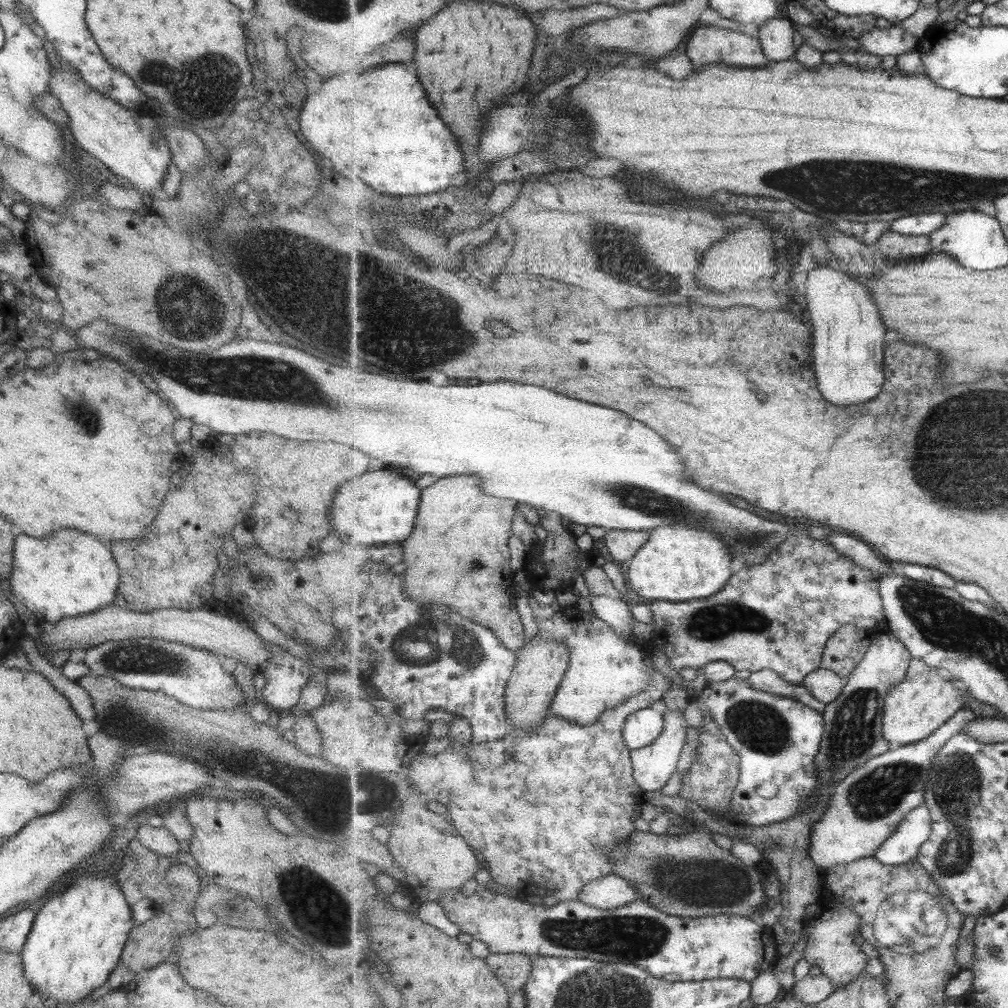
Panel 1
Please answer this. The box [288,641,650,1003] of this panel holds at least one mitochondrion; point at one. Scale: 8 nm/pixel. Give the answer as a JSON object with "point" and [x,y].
{"point":[330,920]}

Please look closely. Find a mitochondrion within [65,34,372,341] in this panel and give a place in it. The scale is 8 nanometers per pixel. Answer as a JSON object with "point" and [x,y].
{"point":[208,80]}

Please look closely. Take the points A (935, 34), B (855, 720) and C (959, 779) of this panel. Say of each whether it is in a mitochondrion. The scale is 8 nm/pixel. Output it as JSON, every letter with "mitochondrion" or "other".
{"A":"other","B":"mitochondrion","C":"mitochondrion"}

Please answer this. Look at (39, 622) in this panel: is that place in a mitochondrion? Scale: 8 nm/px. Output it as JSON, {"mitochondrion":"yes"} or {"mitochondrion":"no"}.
{"mitochondrion":"no"}

